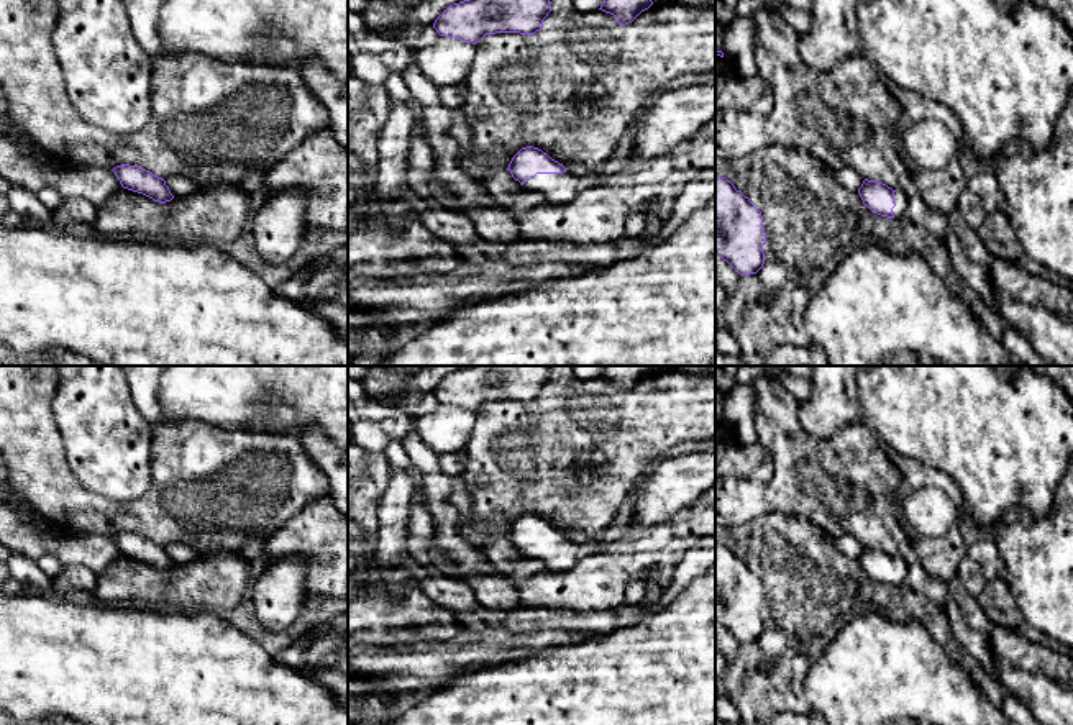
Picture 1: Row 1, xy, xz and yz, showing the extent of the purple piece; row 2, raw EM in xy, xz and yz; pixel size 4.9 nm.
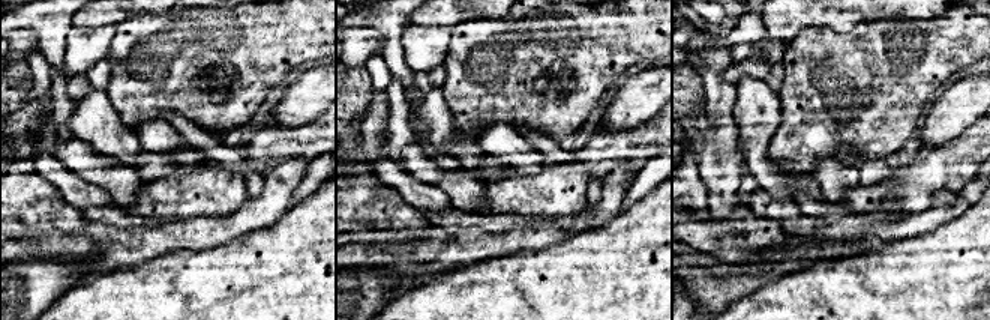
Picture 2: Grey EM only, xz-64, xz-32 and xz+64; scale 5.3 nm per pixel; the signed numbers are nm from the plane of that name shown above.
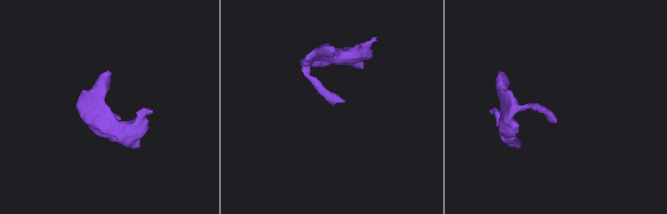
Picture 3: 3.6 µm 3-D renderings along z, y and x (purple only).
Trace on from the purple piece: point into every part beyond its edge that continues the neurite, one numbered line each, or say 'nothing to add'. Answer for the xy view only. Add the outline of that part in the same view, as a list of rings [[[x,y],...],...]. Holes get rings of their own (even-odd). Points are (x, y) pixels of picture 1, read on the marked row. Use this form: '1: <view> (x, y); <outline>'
nothing to add

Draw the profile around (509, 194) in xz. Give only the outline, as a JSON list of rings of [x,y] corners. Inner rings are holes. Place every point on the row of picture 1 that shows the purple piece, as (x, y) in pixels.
[[[495,167],[487,171],[484,182],[487,194],[497,205],[505,208],[514,220],[518,220],[525,212],[551,200],[548,195],[525,189],[515,180],[507,167]]]

